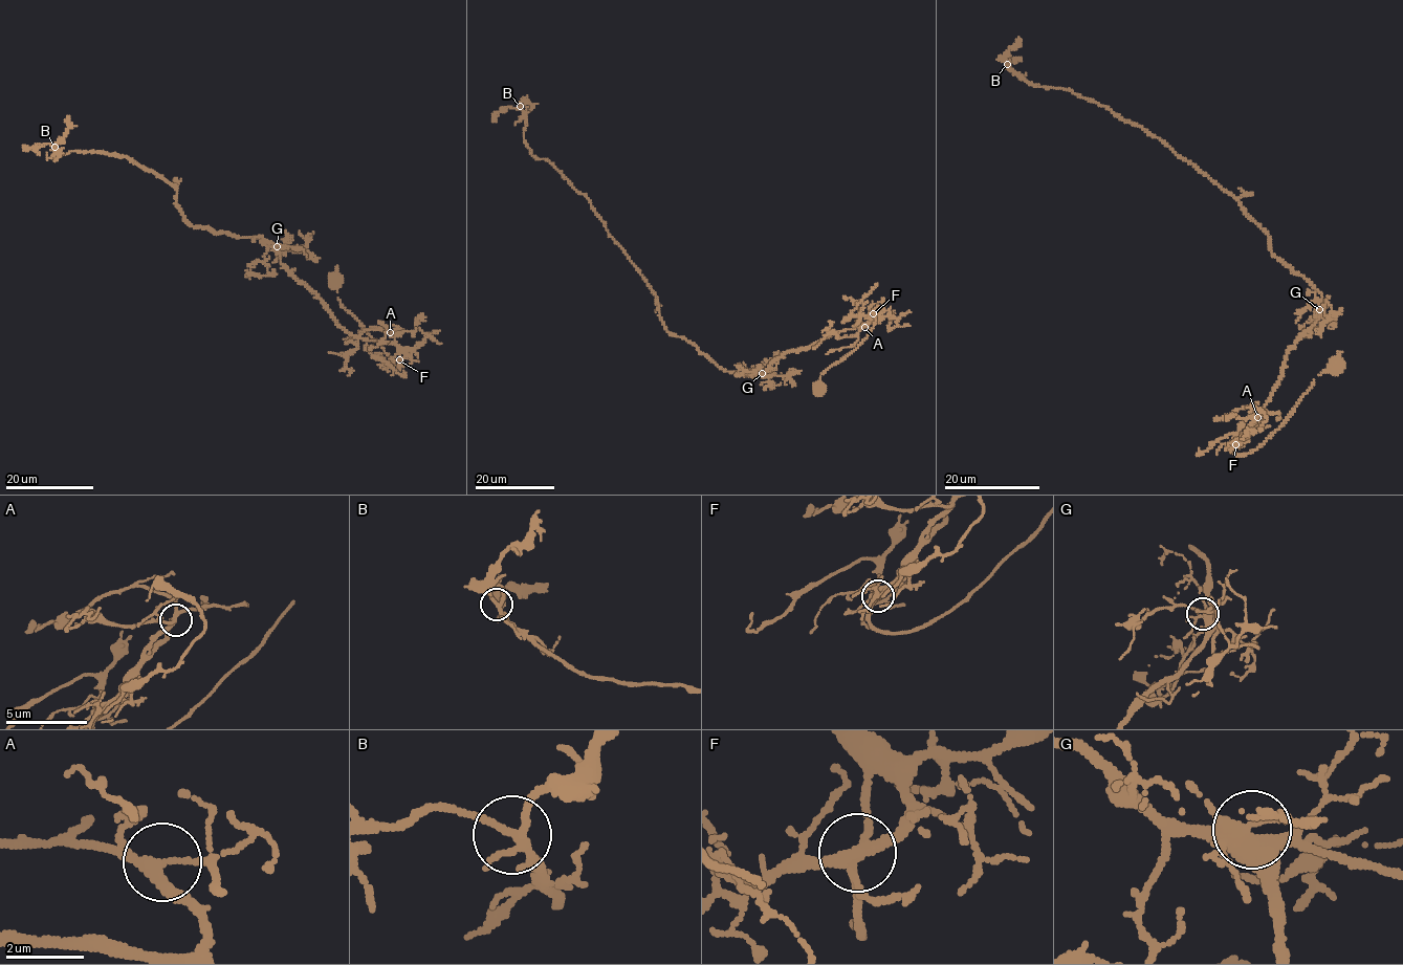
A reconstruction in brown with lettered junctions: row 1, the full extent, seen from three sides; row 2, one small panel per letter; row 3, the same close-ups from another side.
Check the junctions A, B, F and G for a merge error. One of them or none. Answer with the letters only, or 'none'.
none

